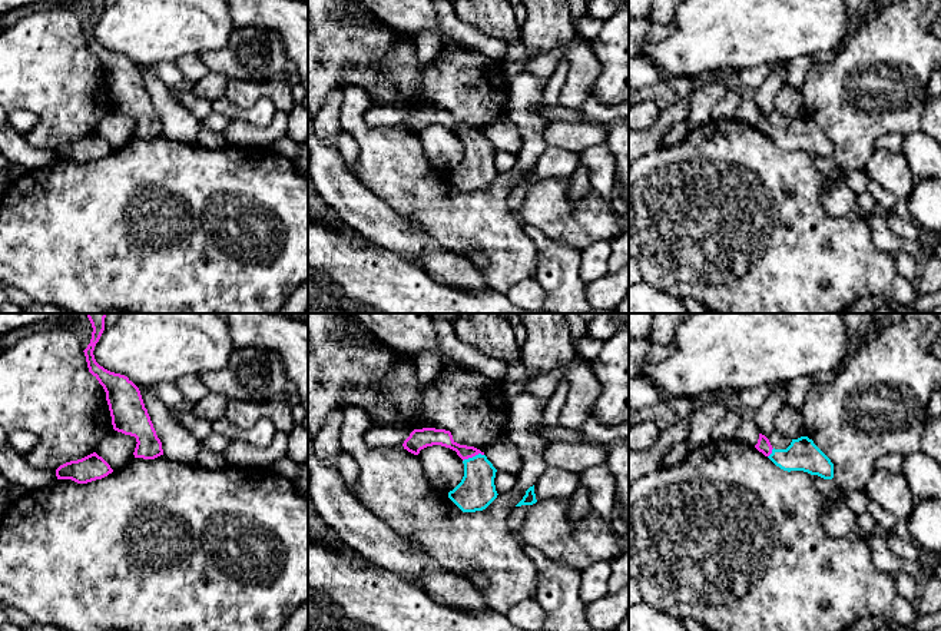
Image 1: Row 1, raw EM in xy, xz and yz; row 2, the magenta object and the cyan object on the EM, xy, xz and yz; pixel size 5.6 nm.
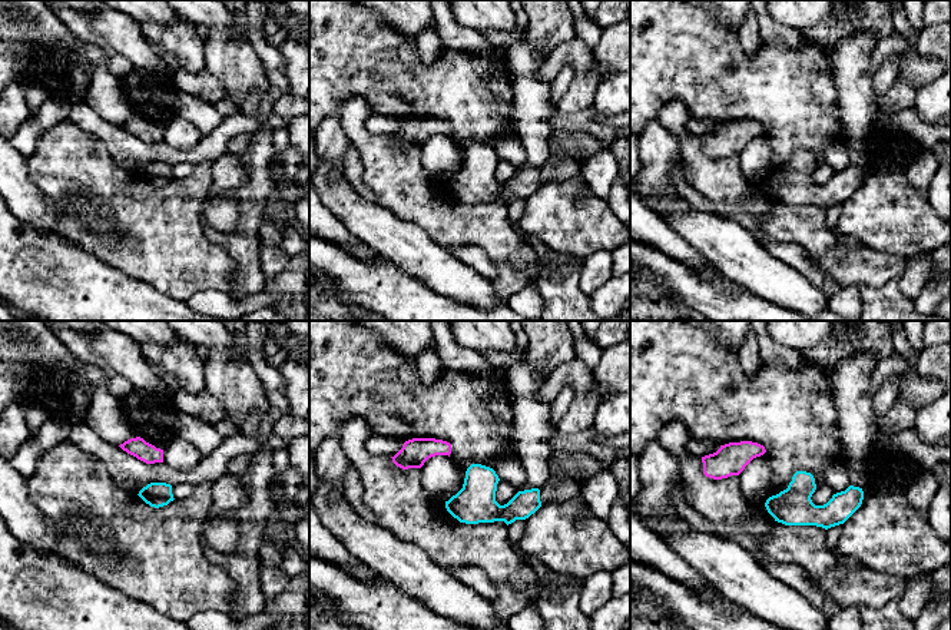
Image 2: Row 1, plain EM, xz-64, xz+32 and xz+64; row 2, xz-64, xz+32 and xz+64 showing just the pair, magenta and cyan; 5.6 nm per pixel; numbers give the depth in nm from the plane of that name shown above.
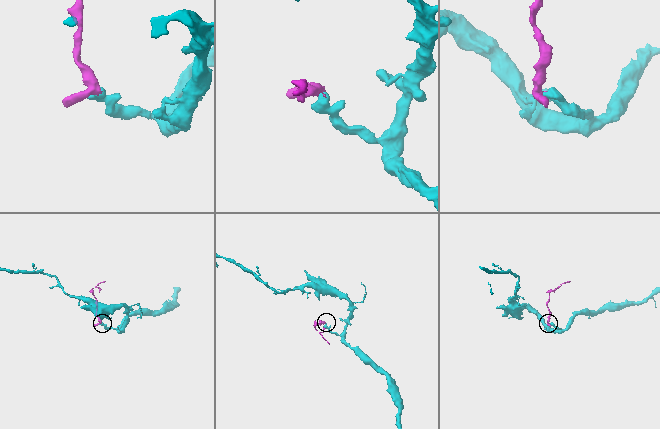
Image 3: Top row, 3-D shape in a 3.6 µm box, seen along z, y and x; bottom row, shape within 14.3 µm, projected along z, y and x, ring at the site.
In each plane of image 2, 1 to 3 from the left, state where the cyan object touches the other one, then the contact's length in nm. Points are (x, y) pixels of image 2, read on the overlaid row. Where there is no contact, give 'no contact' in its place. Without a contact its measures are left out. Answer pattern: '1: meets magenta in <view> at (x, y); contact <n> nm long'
1: no contact
2: no contact
3: no contact

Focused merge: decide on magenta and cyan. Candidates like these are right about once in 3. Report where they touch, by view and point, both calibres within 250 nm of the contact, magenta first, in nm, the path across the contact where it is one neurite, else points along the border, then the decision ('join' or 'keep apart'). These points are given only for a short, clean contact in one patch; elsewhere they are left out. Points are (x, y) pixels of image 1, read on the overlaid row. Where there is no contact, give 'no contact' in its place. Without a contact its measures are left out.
xz (473, 455) | 100/200 nm | across xz (433, 437), (443, 437), (473, 455), (476, 462), (476, 491) | join

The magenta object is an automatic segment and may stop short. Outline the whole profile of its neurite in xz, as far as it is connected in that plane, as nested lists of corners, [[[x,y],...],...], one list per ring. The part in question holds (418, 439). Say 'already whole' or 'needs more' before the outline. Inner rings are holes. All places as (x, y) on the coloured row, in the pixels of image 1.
needs more | [[[435,428],[414,429],[402,444],[404,449],[414,455],[418,455],[421,449],[433,445],[441,445],[455,451],[464,464],[464,476],[461,482],[448,492],[448,498],[463,512],[486,509],[498,494],[494,485],[497,469],[484,452],[474,446],[460,445],[453,439],[450,431]]]

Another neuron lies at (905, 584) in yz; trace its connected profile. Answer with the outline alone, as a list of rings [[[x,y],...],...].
[[[895,572],[892,575],[895,579],[897,592],[907,601],[917,604],[917,581],[907,572]]]

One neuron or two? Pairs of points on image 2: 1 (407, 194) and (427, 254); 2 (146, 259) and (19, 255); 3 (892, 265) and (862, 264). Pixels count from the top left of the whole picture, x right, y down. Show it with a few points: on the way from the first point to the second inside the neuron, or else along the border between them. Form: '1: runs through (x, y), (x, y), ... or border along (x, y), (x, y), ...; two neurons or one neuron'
1: border along (387, 209), (406, 221), (417, 224), (441, 248); two neurons
2: border along (78, 244), (108, 265), (126, 274); two neurons
3: runs through (885, 265), (870, 265); one neuron

